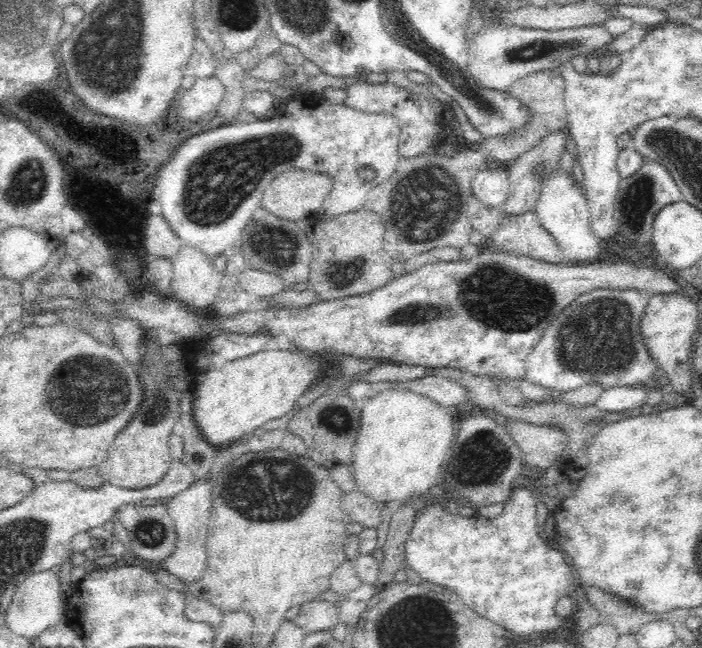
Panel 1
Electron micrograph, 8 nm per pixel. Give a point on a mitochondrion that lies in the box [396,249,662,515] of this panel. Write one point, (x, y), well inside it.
(598, 339)

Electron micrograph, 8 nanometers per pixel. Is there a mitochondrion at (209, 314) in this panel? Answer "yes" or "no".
no

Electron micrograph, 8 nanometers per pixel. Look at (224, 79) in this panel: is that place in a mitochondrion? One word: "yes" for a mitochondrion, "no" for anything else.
no

